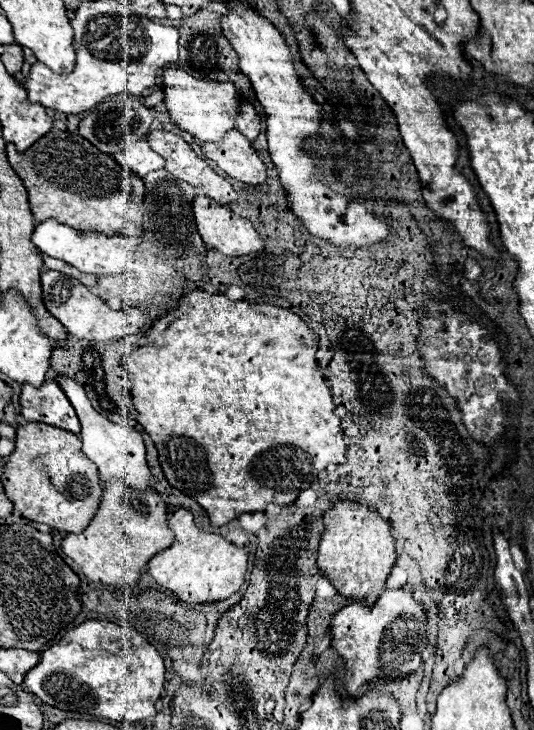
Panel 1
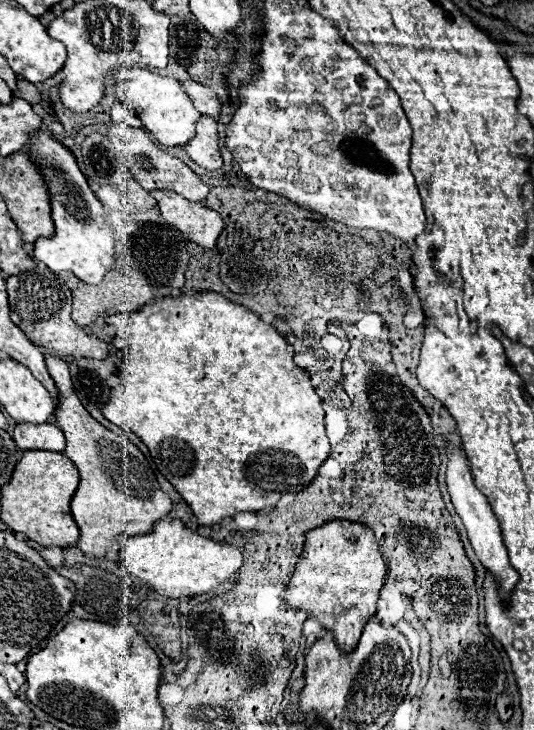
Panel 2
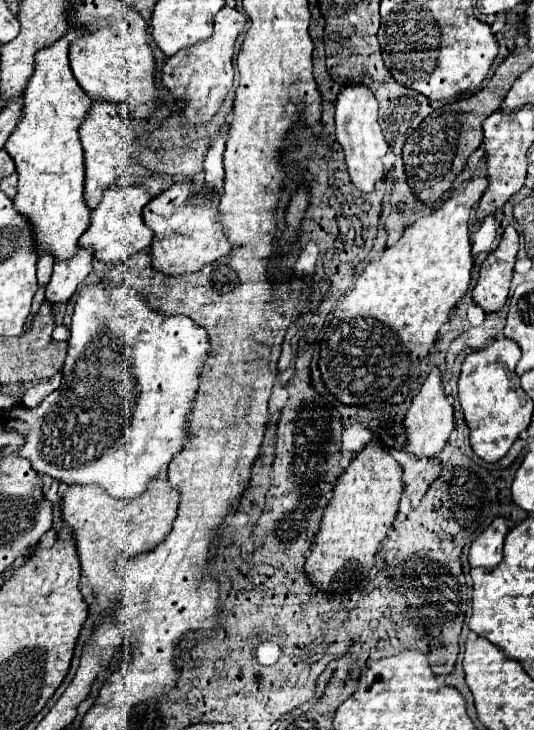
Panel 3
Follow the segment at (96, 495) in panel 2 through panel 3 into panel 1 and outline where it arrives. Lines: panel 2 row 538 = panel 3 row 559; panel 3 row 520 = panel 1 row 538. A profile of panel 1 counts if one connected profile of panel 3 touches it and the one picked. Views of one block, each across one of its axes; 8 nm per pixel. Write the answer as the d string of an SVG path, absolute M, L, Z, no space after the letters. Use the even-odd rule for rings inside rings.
M122 480L104 484L100 506L80 534L68 534L62 550L70 556L84 576L96 584L136 584L148 560L174 542L174 532L166 526L166 502L154 488L126 488Z

